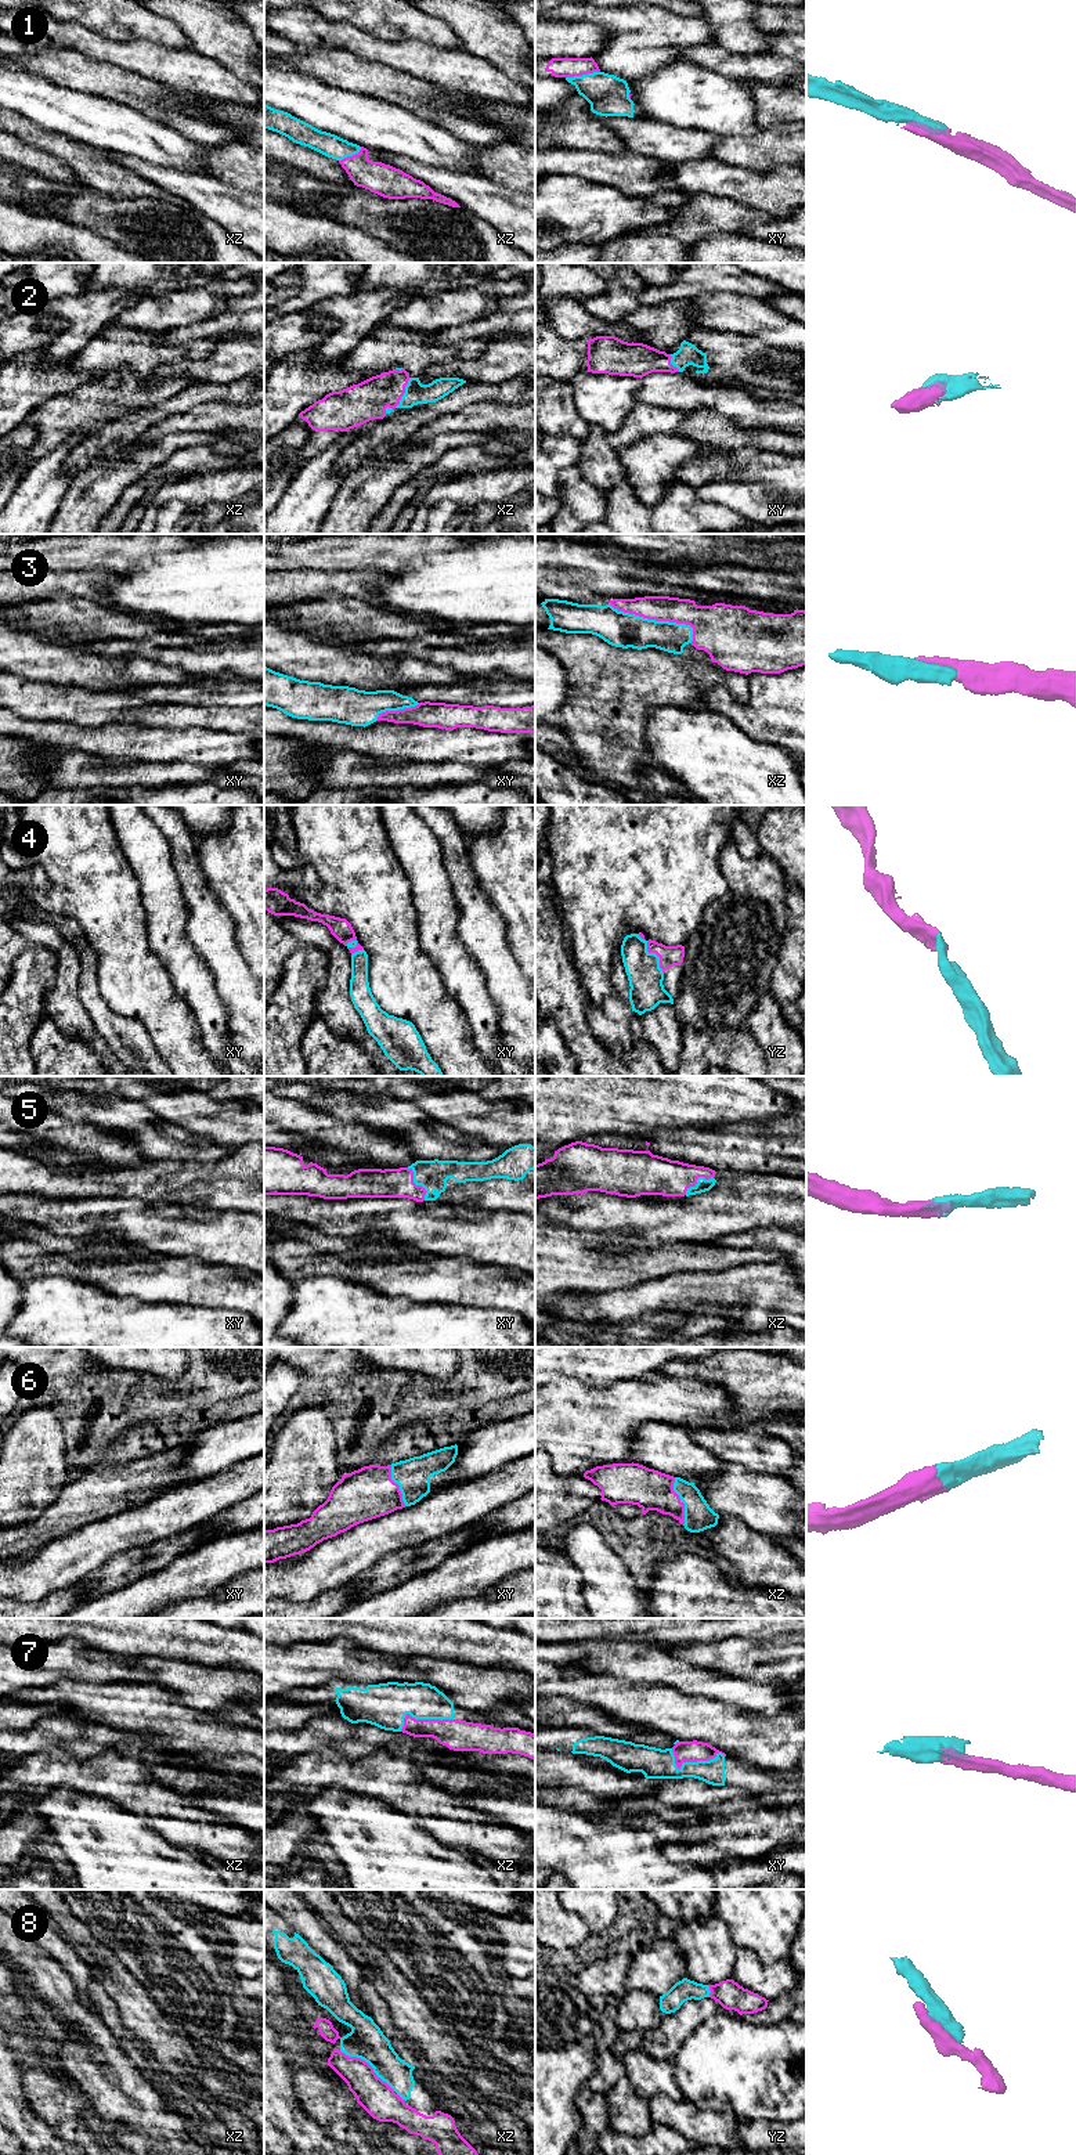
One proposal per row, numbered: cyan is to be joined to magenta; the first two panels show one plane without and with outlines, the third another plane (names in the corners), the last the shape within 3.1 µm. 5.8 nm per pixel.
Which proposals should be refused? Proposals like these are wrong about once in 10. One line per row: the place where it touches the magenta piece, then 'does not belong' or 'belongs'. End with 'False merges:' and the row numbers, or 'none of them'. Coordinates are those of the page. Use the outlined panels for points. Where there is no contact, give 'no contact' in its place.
1: contact xy (582, 74); belongs
2: contact xz (404, 392); belongs
3: contact xz (656, 620); belongs
4: contact yz (652, 952); belongs
5: contact xy (415, 1184); belongs
6: contact xz (679, 1501); belongs
7: contact xy (693, 1761); belongs
8: contact xz (368, 2064); belongs
False merges: none of them

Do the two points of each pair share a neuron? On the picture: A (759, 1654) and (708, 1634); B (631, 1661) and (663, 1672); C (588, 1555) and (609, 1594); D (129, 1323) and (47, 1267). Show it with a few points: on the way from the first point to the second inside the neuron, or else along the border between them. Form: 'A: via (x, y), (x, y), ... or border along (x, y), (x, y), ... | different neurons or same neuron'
A: border along (757, 1641), (725, 1638), (693, 1643) | different neurons
B: via (639, 1661), (654, 1664) | same neuron
C: via (598, 1565), (603, 1570), (607, 1584) | same neuron
D: border along (26, 1281), (35, 1277), (71, 1275), (90, 1284) | different neurons

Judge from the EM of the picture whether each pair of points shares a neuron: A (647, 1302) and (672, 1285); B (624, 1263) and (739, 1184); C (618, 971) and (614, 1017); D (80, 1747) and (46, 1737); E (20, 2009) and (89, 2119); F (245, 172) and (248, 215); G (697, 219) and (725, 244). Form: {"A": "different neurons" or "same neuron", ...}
{"A": "same neuron", "B": "different neurons", "C": "same neuron", "D": "same neuron", "E": "different neurons", "F": "different neurons", "G": "different neurons"}

